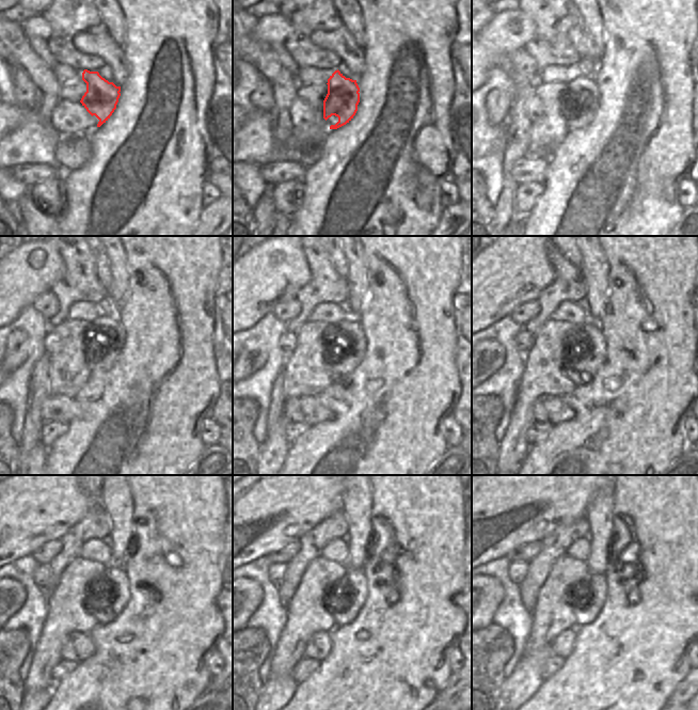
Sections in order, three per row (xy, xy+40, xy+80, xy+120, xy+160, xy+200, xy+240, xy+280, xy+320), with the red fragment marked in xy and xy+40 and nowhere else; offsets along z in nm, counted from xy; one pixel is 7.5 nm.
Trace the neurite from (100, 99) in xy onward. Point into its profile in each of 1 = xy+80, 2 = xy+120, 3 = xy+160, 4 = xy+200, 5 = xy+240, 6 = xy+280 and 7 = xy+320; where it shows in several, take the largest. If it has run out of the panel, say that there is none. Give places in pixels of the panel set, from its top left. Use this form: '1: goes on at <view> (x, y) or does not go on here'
1: goes on at xy+80 (583, 92)
2: goes on at xy+120 (110, 337)
3: goes on at xy+160 (350, 349)
4: goes on at xy+200 (590, 351)
5: goes on at xy+240 (113, 594)
6: goes on at xy+280 (351, 598)
7: goes on at xy+320 (591, 598)

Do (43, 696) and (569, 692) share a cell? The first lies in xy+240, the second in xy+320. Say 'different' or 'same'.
different

